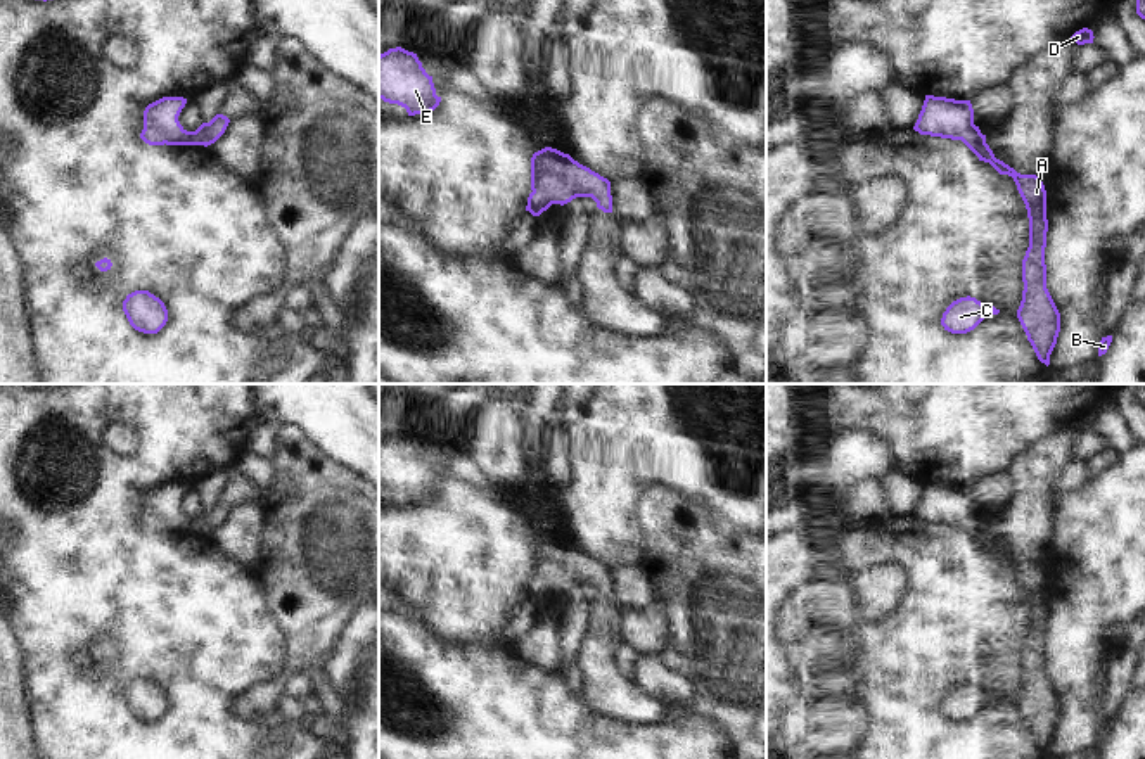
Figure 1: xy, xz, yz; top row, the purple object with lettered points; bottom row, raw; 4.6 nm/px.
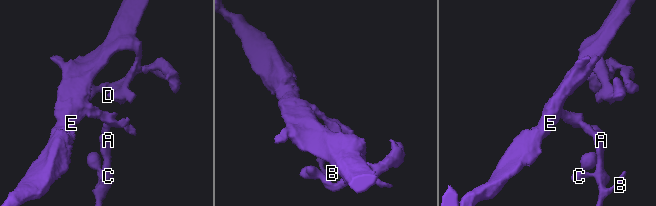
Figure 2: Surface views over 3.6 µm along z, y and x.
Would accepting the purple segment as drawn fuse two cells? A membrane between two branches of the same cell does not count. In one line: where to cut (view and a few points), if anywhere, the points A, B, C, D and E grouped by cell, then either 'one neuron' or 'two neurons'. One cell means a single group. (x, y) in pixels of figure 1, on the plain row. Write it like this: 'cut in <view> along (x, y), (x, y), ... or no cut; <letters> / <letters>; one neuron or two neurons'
no cut; A B C D E; one neuron

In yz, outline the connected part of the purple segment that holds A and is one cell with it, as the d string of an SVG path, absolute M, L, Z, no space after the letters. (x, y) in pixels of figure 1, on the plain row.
M925 482L913 517L920 522L962 527L979 548L989 550L1000 562L1014 565L1029 605L1029 635L1022 647L1024 678L1017 705L1038 747L1048 754L1060 719L1060 700L1046 676L1045 635L1048 607L1046 577L1041 565L1020 562L995 545L986 531L986 522L974 512L970 488Z

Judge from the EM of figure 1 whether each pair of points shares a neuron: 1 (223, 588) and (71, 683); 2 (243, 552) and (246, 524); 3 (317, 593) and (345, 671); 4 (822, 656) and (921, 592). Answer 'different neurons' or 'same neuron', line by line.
1: same neuron
2: same neuron
3: different neurons
4: different neurons

